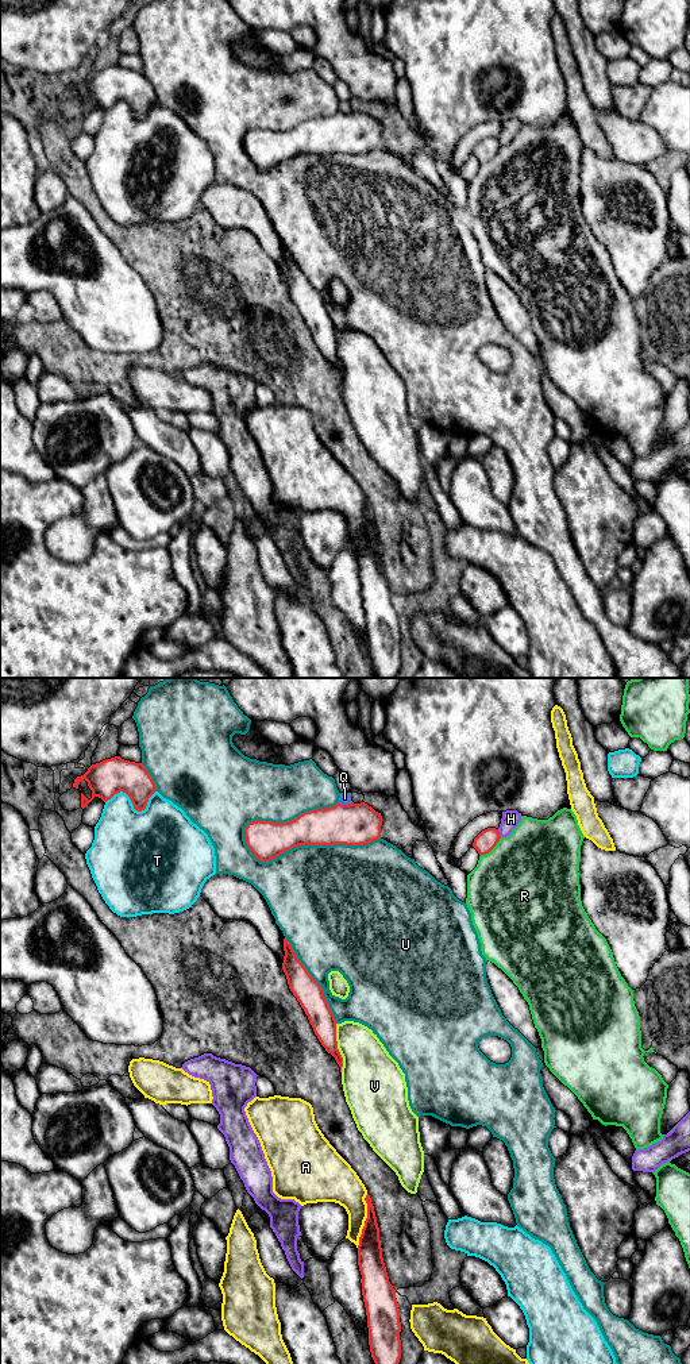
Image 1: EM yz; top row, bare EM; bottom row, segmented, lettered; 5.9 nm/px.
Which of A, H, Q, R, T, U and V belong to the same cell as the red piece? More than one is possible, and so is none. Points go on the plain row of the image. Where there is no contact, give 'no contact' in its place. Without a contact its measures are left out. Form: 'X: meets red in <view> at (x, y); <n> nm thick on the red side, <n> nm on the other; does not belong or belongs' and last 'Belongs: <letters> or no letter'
A: meets red in yz at (365, 530); 150 nm thick on the red side, 220 nm on the other; does not belong
H: meets red in yz at (498, 142); 120 nm thick on the red side, 110 nm on the other; does not belong
Q: meets red in yz at (346, 114); 260 nm thick on the red side, 70 nm on the other; does not belong
R: meets red in yz at (490, 158); 120 nm thick on the red side, 500 nm on the other; does not belong
T: meets red in yz at (134, 114); 220 nm thick on the red side, 440 nm on the other; does not belong
U: meets red in yz at (304, 153); 240 nm thick on the red side, 500 nm on the other; does not belong
V: meets red in yz at (336, 357); 150 nm thick on the red side, 340 nm on the other; does not belong
Belongs: no letter

